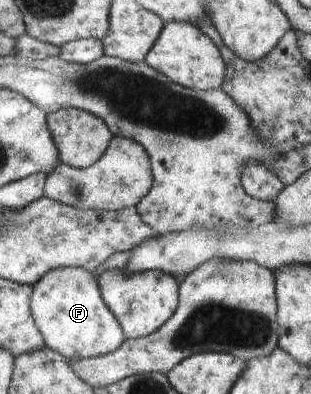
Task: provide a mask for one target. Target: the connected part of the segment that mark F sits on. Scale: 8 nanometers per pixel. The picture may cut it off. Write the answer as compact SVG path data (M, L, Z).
M58 268L48 272L34 285L31 308L47 347L68 360L105 356L119 350L127 341L121 321L102 297L97 277L84 268Z

